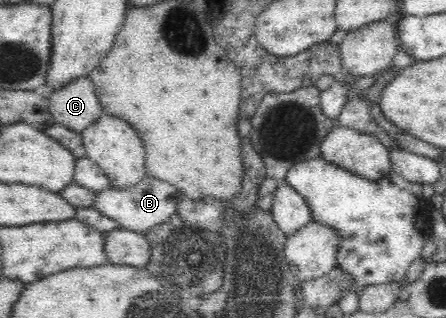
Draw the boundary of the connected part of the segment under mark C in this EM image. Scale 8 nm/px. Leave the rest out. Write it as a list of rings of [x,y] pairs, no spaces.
[[[89,77],[68,83],[46,96],[54,124],[76,133],[81,134],[103,114]]]

